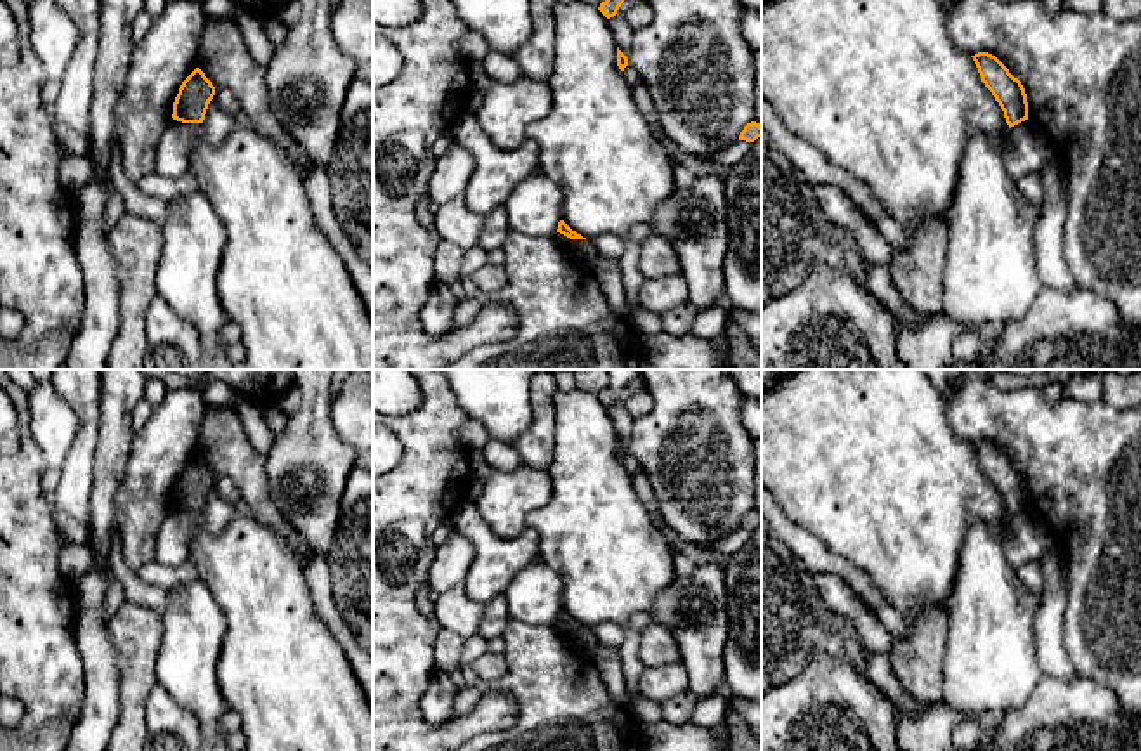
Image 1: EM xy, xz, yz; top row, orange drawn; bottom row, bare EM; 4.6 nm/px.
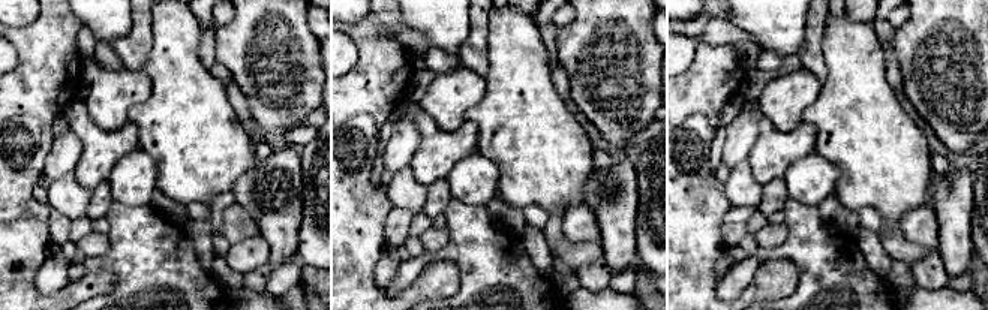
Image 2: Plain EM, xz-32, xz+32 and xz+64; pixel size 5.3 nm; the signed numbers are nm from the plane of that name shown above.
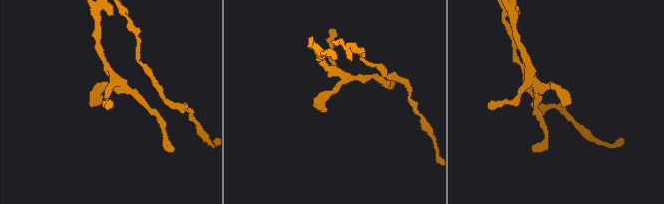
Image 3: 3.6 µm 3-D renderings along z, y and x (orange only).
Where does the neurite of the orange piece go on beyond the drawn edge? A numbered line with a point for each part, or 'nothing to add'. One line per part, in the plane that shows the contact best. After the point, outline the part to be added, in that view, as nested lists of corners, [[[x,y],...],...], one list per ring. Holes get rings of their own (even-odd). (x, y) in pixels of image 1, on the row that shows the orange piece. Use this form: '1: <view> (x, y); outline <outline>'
nothing to add

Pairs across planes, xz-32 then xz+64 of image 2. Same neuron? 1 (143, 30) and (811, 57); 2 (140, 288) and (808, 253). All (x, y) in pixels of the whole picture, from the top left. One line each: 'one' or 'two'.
1: one
2: one

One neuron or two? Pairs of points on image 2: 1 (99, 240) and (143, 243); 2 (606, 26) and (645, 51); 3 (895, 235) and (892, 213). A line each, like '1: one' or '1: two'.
1: two
2: one
3: two

